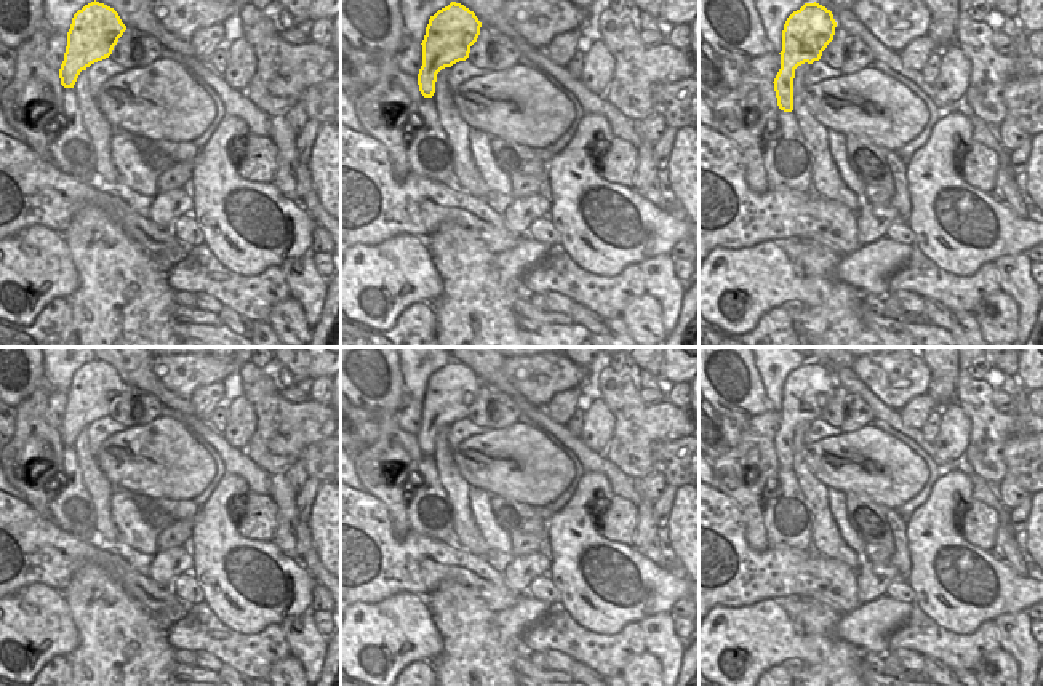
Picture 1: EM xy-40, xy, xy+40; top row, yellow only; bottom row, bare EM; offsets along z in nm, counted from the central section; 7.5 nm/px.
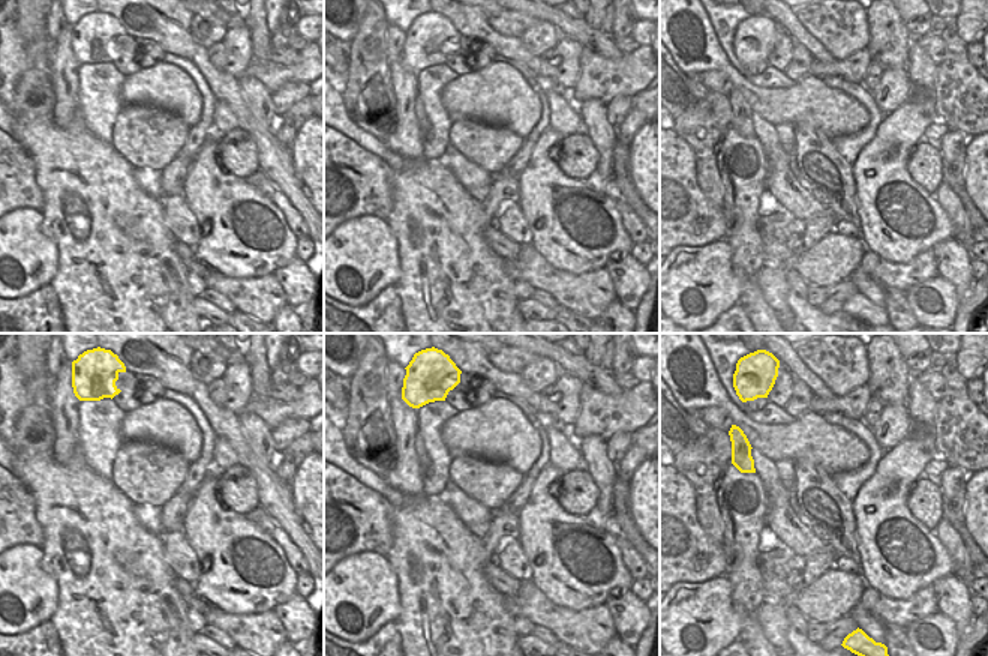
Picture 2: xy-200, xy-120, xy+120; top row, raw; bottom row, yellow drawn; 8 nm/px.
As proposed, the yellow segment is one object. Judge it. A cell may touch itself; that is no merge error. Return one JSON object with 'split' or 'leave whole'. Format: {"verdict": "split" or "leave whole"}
{"verdict": "leave whole"}

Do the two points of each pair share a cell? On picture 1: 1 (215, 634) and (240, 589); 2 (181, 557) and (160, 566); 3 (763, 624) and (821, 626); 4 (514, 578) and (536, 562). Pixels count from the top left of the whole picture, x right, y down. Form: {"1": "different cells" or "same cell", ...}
{"1": "different cells", "2": "same cell", "3": "different cells", "4": "same cell"}

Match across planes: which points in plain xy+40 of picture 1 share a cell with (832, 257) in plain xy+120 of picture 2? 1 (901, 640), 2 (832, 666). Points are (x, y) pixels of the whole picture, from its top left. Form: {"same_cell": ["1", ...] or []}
{"same_cell": []}

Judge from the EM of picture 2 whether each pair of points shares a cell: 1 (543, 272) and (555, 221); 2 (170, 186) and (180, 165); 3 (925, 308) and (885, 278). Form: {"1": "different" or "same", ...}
{"1": "different", "2": "same", "3": "different"}

